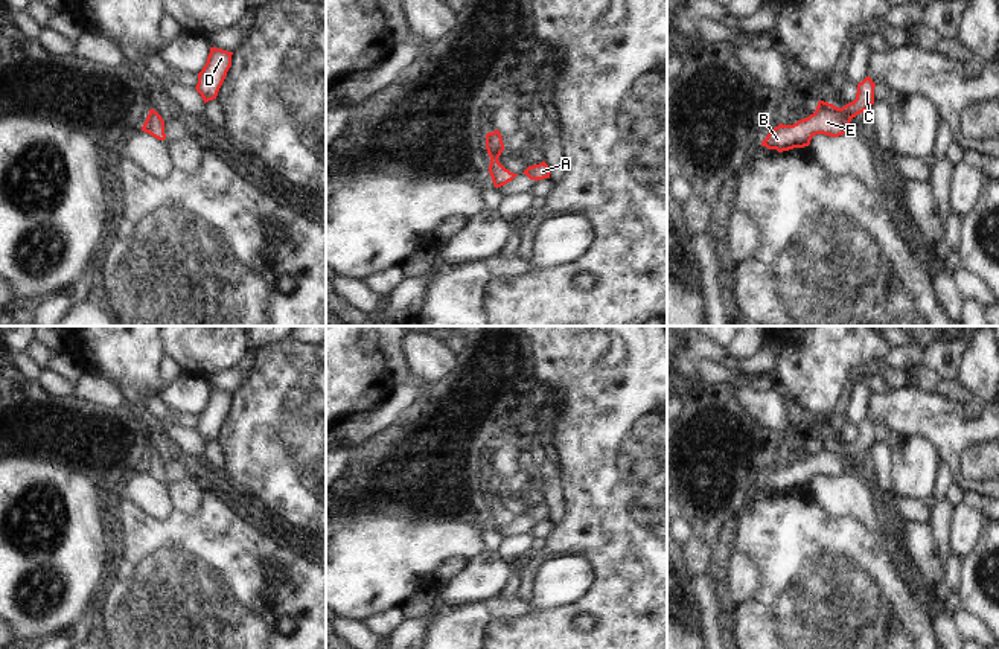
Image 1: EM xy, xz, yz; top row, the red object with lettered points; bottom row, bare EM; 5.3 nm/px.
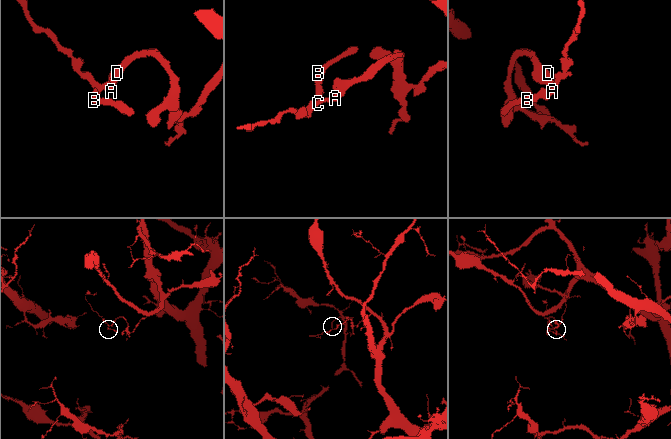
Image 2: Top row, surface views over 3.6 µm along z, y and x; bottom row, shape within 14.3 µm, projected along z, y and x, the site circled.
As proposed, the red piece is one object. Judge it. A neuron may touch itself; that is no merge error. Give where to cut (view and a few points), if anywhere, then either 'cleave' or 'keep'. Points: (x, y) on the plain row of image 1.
no cut | keep

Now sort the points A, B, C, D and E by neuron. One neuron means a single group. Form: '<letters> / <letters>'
A B C D E

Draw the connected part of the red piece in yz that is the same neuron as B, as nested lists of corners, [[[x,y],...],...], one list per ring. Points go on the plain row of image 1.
[[[867,417],[857,425],[856,440],[842,449],[819,442],[815,454],[809,459],[801,460],[793,466],[780,465],[769,472],[766,480],[761,483],[761,488],[783,494],[793,489],[809,488],[812,478],[816,475],[830,478],[845,475],[848,471],[851,471],[851,460],[863,452],[868,452],[874,445],[874,428],[876,425],[873,420]]]

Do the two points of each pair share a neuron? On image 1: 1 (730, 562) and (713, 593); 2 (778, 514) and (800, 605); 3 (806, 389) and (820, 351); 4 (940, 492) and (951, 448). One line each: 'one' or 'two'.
1: two
2: one
3: one
4: two

